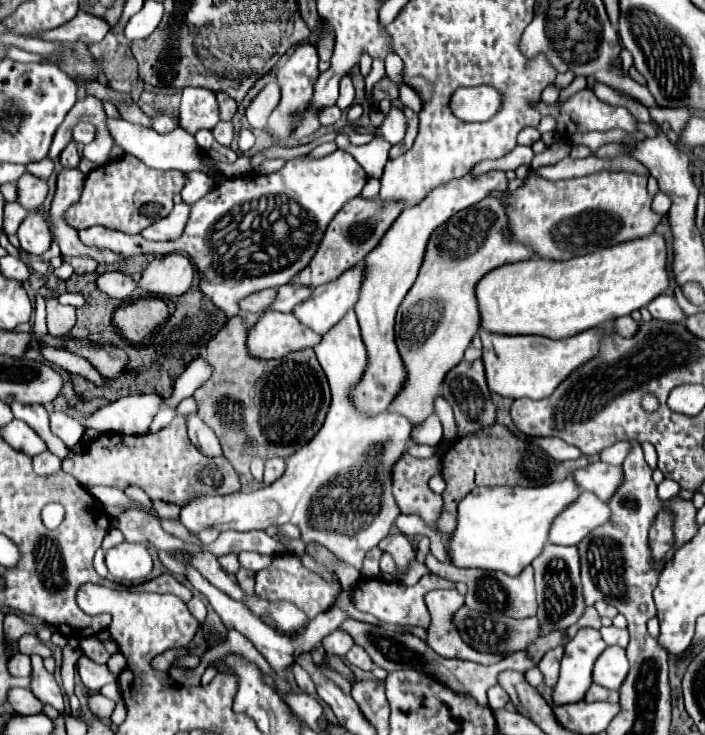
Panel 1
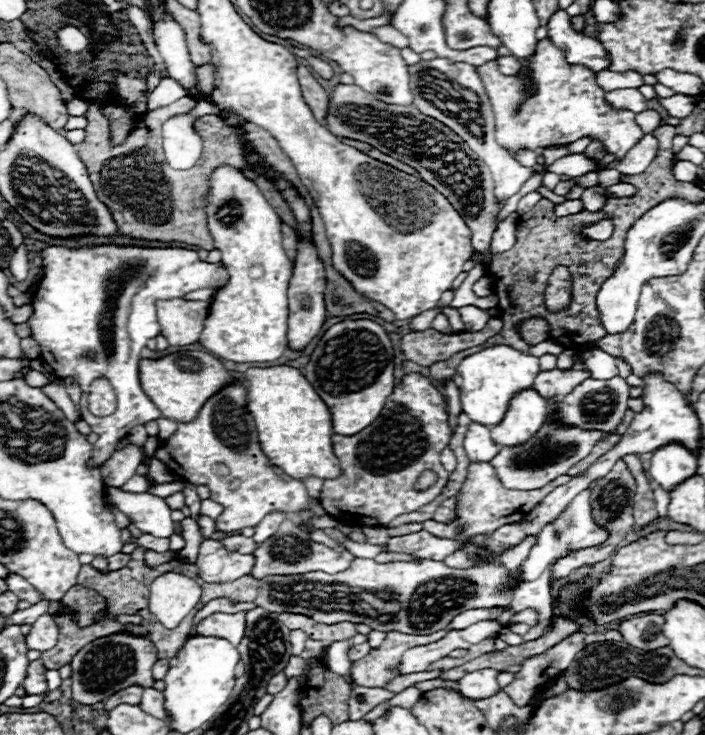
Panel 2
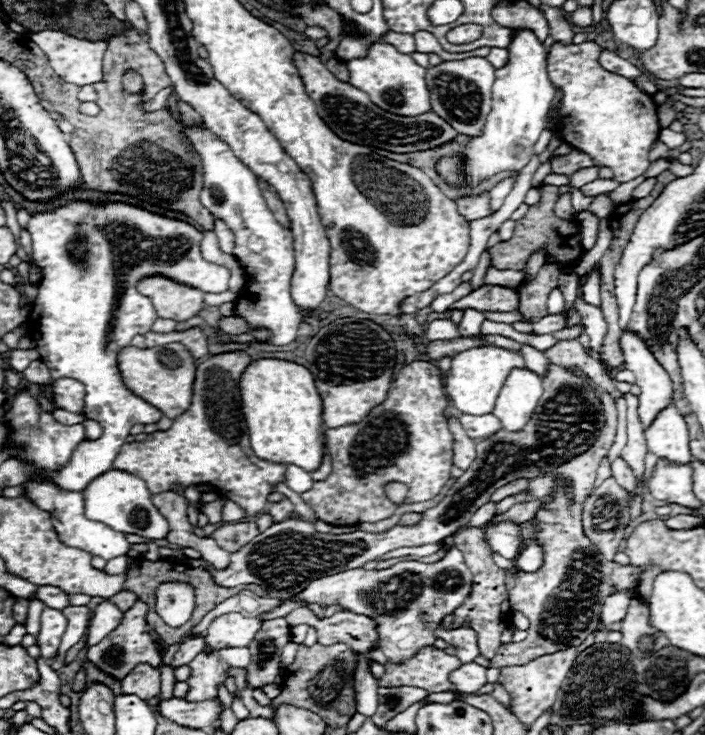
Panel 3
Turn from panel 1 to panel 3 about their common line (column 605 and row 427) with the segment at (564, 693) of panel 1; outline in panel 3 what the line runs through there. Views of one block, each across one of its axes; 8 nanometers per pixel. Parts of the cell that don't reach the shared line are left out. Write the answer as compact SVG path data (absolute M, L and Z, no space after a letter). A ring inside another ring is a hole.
M624 332L622 352L624 364L628 370L634 372L636 386L640 388L638 416L646 432L650 424L656 420L656 416L674 402L672 380L638 336Z

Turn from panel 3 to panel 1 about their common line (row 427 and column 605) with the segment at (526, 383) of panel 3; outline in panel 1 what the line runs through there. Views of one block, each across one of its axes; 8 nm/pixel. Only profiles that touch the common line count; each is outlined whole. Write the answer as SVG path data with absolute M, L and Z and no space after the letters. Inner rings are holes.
M582 492L582 498L564 510L550 528L550 542L552 544L566 544L578 546L580 540L588 536L588 532L596 530L602 524L612 520L612 510L606 502L602 502L596 494Z

